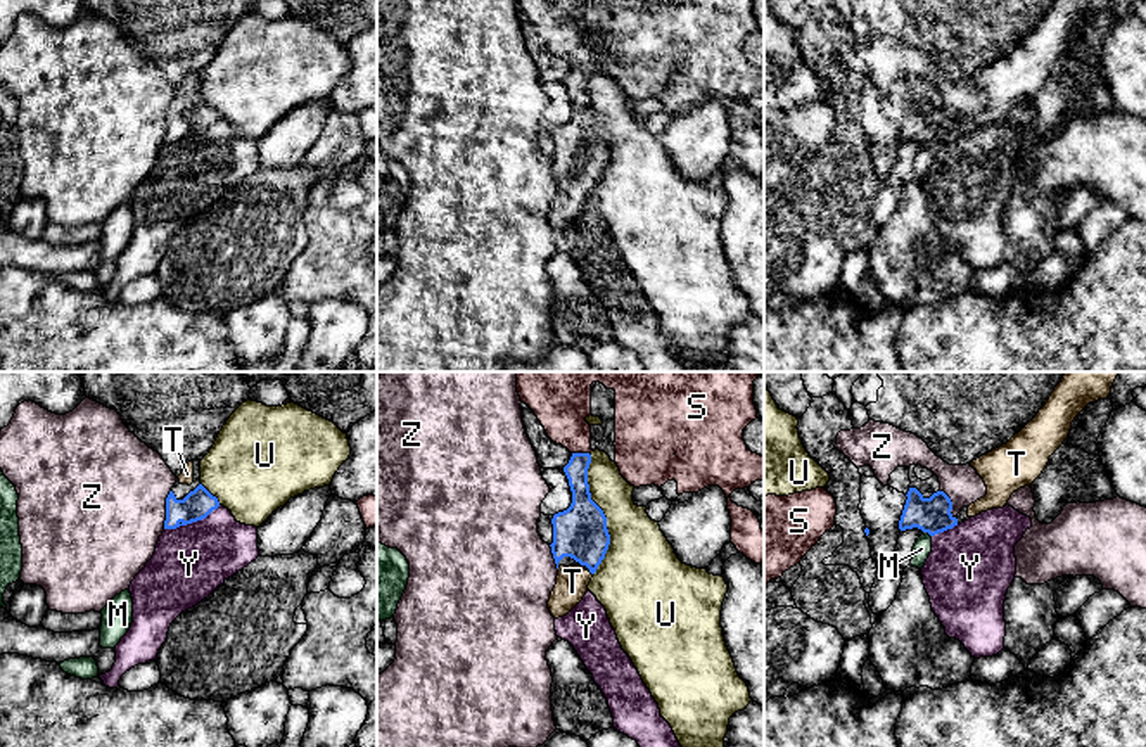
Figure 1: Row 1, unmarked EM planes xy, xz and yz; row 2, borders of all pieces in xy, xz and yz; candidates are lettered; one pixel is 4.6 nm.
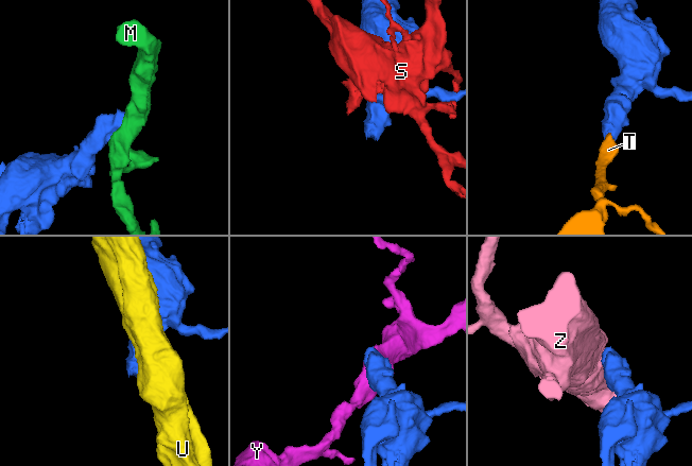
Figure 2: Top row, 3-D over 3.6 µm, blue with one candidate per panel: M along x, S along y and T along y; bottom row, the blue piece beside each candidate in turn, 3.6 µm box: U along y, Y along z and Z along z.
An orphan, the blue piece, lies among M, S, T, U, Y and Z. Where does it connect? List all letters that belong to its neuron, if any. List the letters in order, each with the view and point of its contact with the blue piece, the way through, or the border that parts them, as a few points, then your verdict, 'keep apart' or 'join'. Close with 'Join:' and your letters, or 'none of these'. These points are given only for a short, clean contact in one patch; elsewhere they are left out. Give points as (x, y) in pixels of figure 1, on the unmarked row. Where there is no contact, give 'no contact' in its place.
M: contact yz (927, 144); border yz (923, 144), (930, 149); keep apart
S: contact xz (581, 66); keep apart
T: no contact; join
U: contact xz (604, 127); keep apart
Y: contact xy (192, 134); border xy (220, 118), (201, 132), (165, 142); keep apart
Z: contact xy (166, 121); border xy (170, 102), (163, 140); keep apart
Join: T

